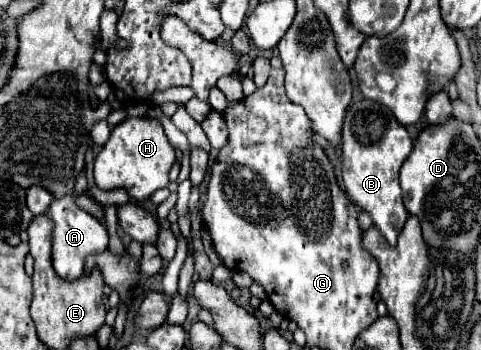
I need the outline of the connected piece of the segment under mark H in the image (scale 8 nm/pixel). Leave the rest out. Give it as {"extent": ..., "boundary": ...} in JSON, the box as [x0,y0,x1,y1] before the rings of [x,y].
{"extent":[94,117,176,199],"boundary":[[[128,117],[112,127],[110,139],[100,149],[94,161],[94,177],[100,189],[126,187],[132,199],[150,199],[156,189],[170,185],[170,169],[176,161],[176,151],[168,143],[164,127],[158,119],[150,117]]]}

